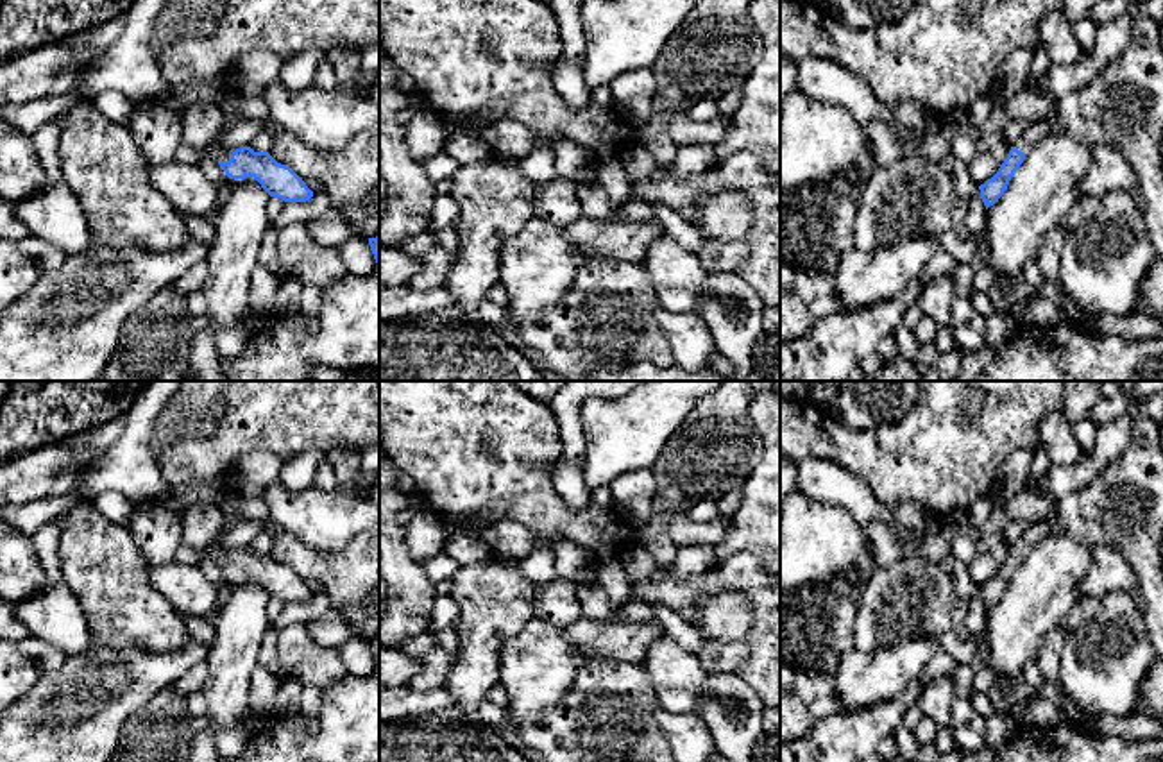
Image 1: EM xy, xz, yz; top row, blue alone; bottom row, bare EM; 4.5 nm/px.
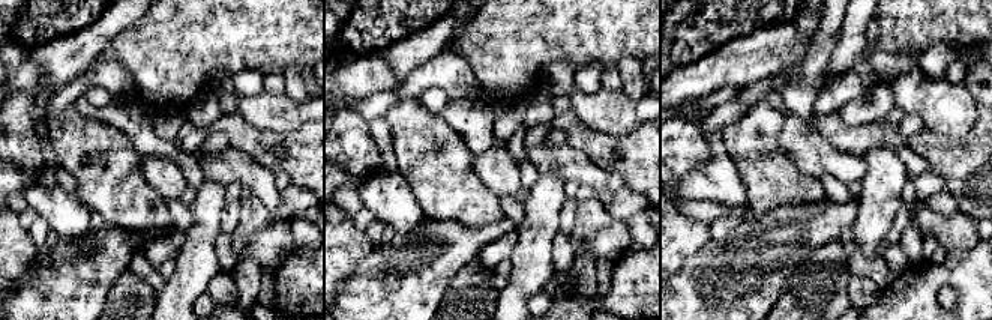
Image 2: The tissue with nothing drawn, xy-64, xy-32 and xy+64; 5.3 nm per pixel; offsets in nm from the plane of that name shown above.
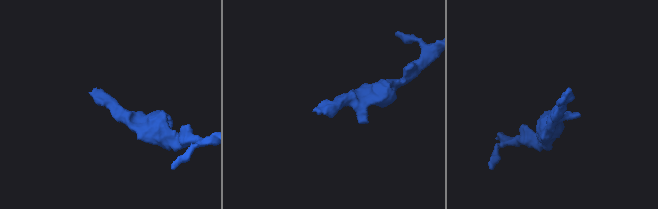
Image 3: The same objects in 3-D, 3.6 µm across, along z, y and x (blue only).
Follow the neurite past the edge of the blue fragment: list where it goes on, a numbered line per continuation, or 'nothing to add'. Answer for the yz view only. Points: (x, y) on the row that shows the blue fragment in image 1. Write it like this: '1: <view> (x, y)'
1: yz (1040, 129)

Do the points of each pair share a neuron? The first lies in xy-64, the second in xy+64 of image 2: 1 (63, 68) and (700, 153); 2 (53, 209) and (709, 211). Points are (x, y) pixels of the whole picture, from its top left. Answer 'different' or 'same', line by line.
1: same
2: different

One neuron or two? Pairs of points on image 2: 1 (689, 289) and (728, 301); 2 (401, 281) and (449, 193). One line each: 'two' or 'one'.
1: one
2: two

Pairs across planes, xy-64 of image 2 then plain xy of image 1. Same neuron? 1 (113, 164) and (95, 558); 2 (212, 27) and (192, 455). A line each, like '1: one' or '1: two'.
1: one
2: one

